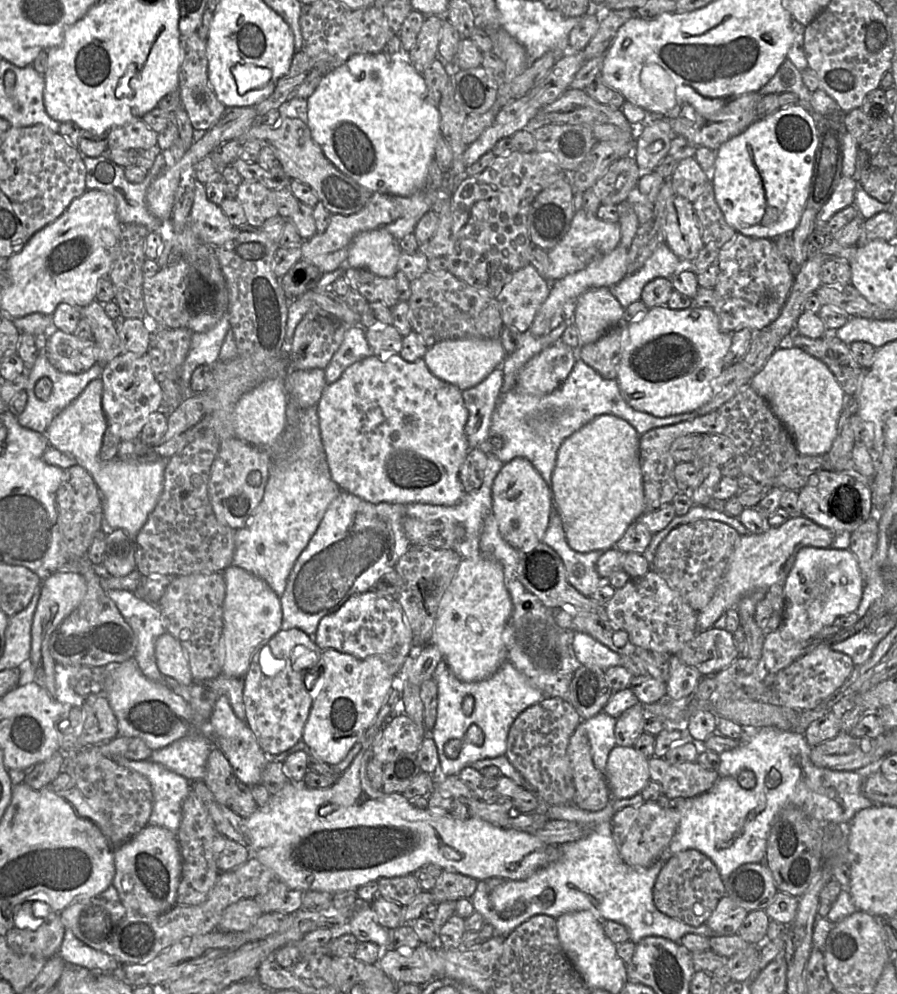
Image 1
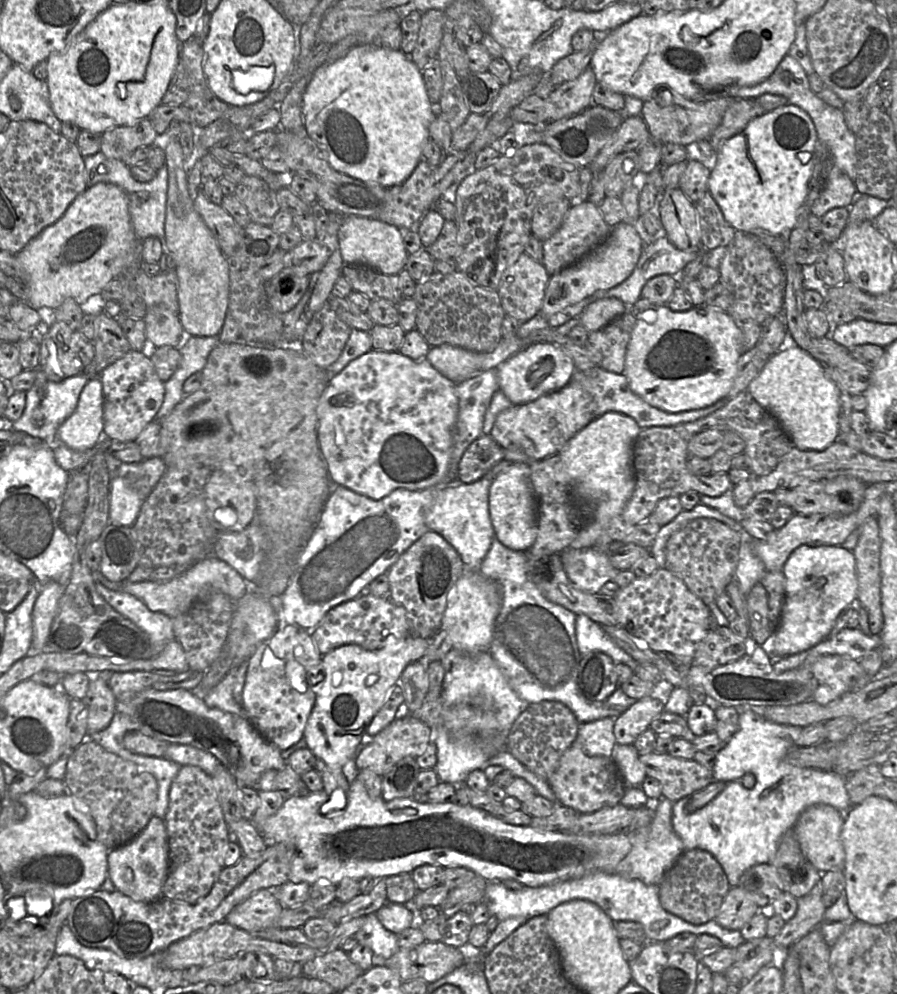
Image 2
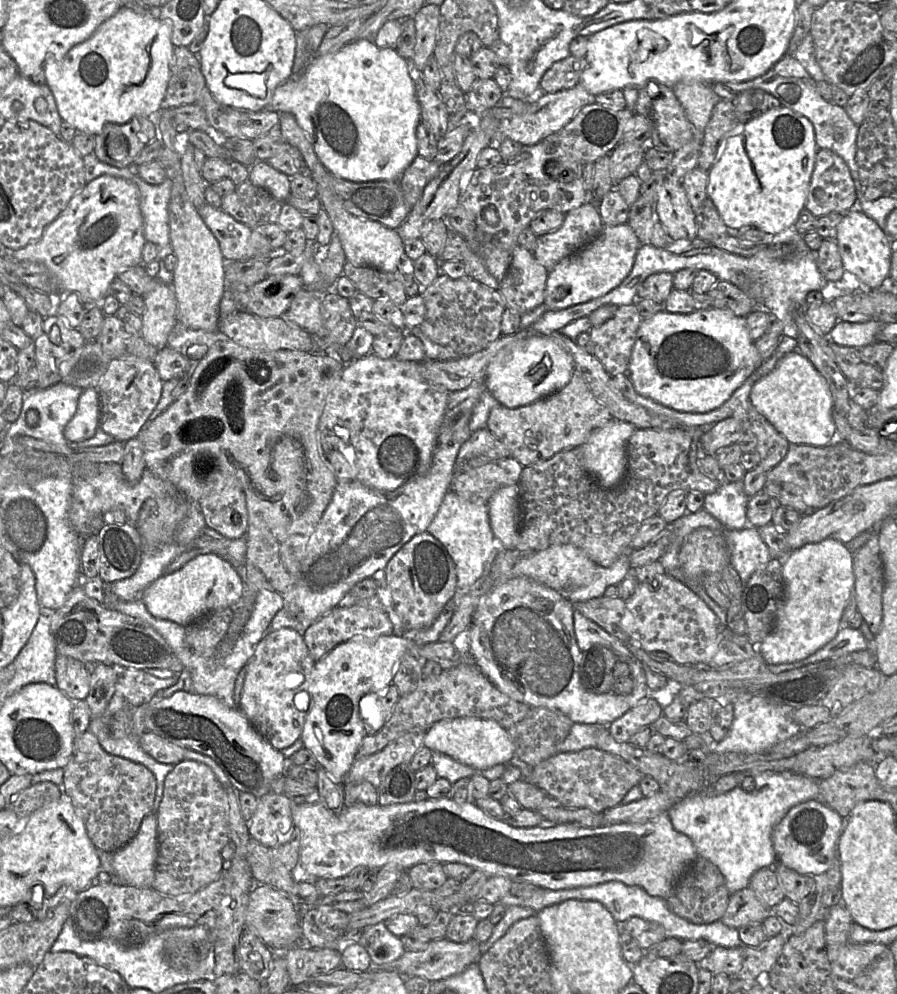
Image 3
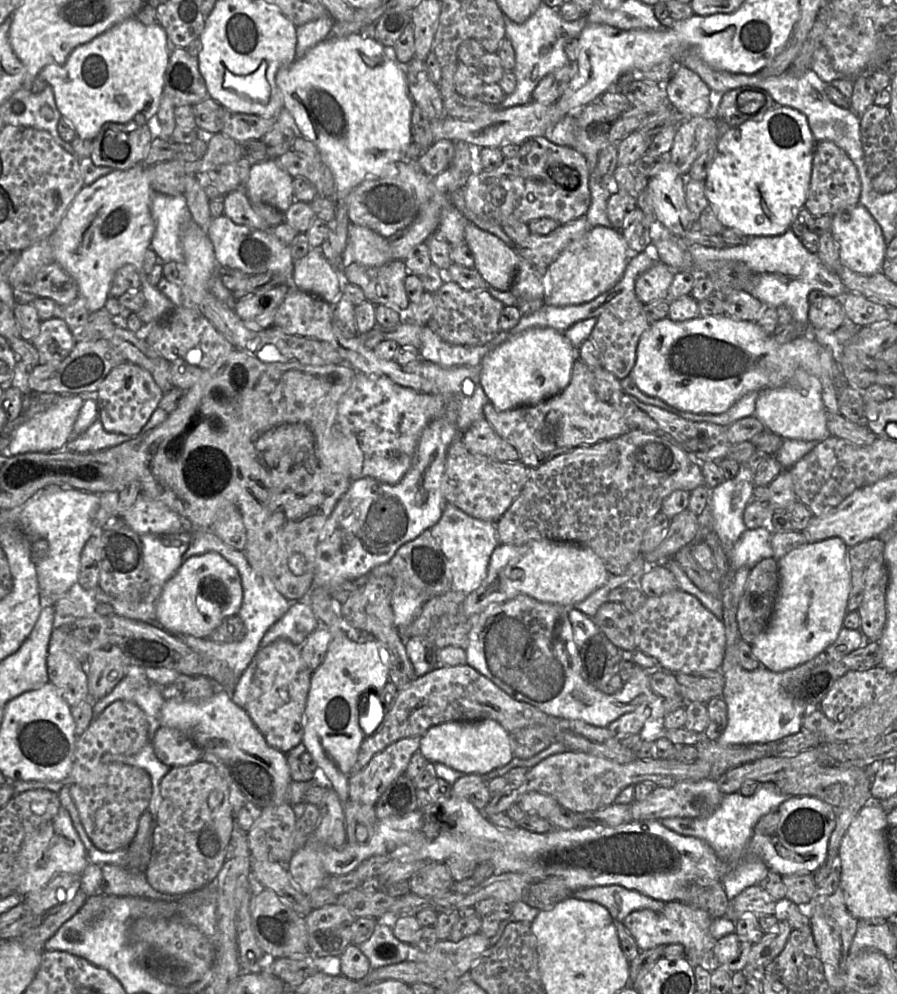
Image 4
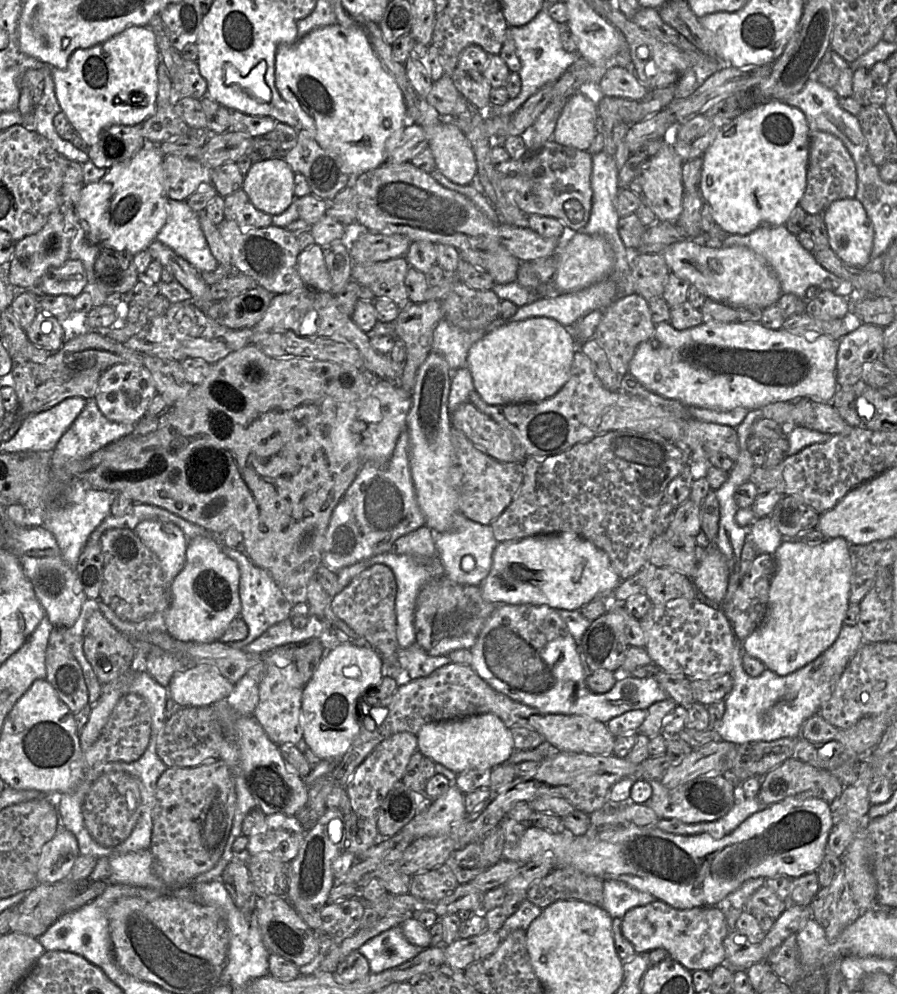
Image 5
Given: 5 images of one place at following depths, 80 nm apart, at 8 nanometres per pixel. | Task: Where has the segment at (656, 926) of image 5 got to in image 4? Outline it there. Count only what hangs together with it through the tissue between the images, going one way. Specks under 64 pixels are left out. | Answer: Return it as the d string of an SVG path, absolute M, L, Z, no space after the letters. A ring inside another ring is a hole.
M679 901L665 903L661 911L649 909L631 912L623 925L634 938L640 951L649 950L660 945L681 944L685 959L695 967L707 952L714 949L716 940L710 934L713 918L704 910Z

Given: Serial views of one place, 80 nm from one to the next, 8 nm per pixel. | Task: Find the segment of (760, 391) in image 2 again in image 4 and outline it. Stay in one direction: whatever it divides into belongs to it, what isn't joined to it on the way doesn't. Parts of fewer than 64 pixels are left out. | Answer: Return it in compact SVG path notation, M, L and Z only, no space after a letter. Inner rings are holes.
M798 372L788 385L761 391L756 400L754 415L765 425L766 430L782 439L822 442L831 436L827 428L828 411L822 400L821 383L806 372Z

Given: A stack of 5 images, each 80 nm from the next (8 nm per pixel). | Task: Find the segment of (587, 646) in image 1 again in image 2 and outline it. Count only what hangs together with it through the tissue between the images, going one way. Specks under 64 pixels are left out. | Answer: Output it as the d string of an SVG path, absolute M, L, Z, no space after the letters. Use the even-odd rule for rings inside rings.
M584 614L576 616L575 633L581 658L590 652L600 651L610 656L615 663L626 664L635 671L632 661L636 664L638 662L614 643L602 625L588 616Z

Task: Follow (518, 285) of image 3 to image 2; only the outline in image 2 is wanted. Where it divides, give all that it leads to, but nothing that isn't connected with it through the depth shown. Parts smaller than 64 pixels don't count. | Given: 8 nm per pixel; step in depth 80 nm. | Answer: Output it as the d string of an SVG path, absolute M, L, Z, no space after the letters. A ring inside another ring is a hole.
M523 252L517 261L504 272L497 289L505 314L523 323L540 313L549 278L544 265Z

